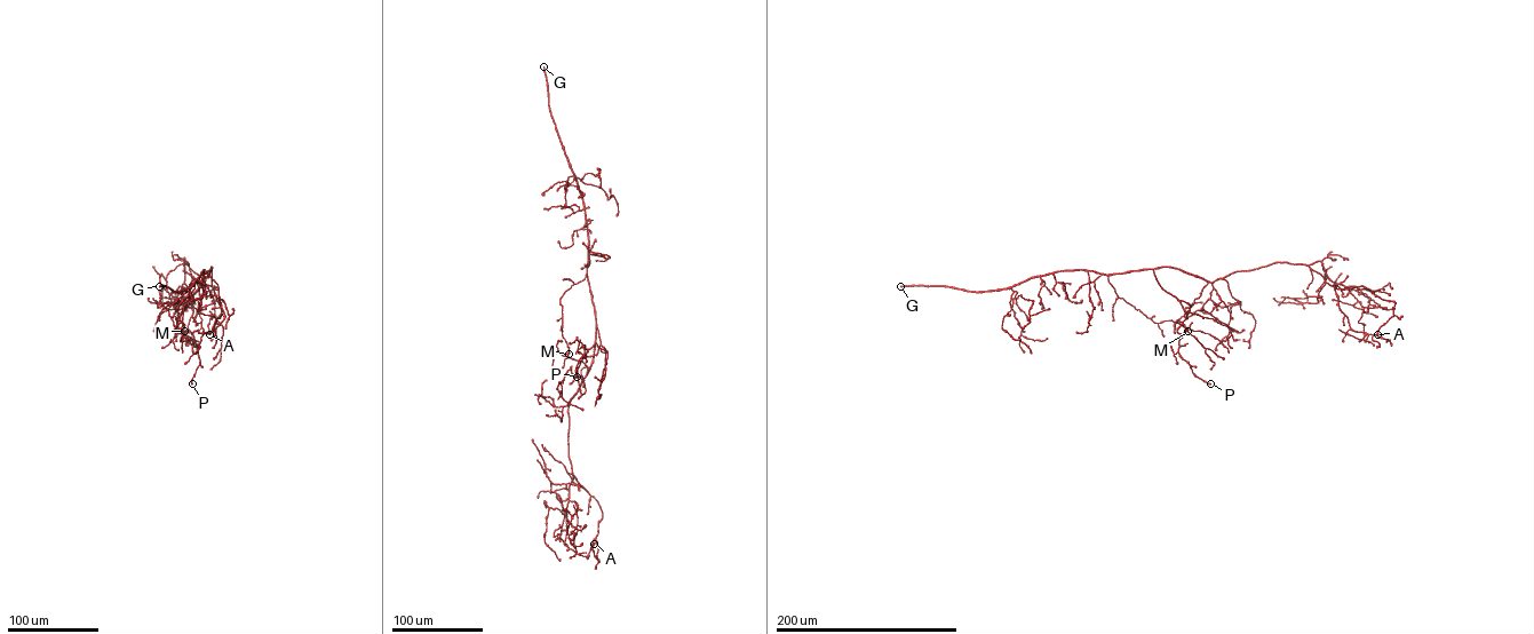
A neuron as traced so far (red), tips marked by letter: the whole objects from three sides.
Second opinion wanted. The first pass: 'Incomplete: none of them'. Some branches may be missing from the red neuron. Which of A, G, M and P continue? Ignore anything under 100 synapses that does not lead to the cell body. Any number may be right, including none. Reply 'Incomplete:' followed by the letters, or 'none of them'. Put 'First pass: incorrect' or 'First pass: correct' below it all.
Incomplete: G
First pass: incorrect

